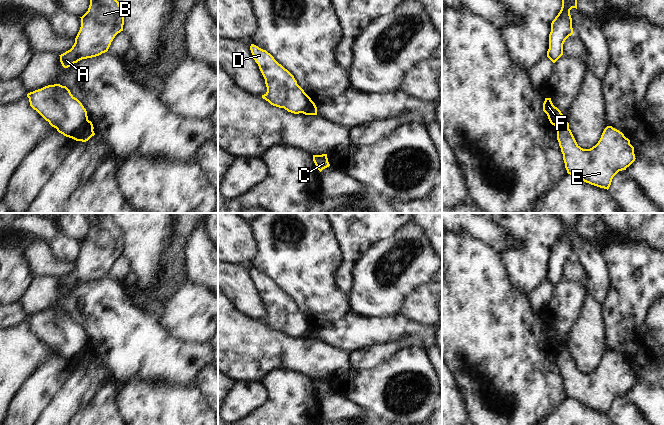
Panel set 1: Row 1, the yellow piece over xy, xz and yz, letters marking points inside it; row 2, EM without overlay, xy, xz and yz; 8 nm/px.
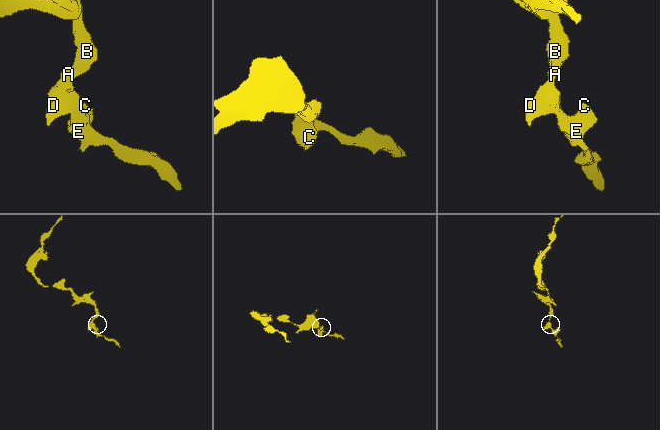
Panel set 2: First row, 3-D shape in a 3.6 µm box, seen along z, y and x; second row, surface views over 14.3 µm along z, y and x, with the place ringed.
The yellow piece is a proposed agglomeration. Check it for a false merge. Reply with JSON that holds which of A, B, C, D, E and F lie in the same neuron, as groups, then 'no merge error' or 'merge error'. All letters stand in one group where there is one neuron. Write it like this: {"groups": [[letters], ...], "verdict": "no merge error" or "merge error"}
{"groups": [["A", "B", "D", "F"], ["C", "E"]], "verdict": "merge error"}

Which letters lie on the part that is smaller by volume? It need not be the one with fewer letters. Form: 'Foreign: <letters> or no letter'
Foreign: C, E

